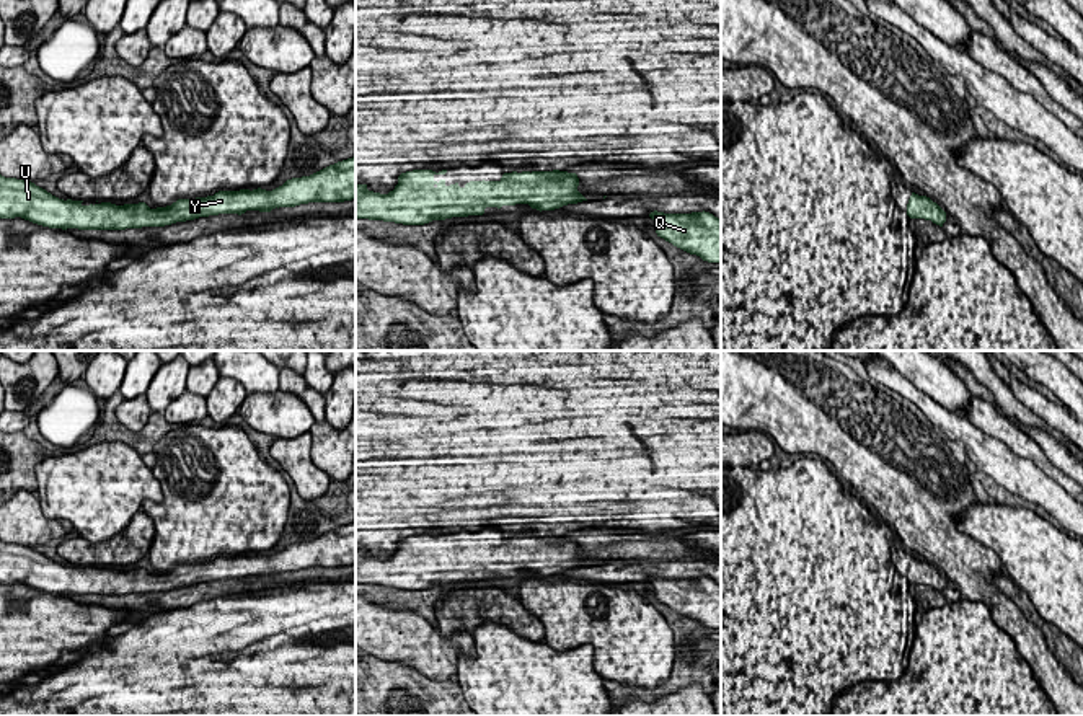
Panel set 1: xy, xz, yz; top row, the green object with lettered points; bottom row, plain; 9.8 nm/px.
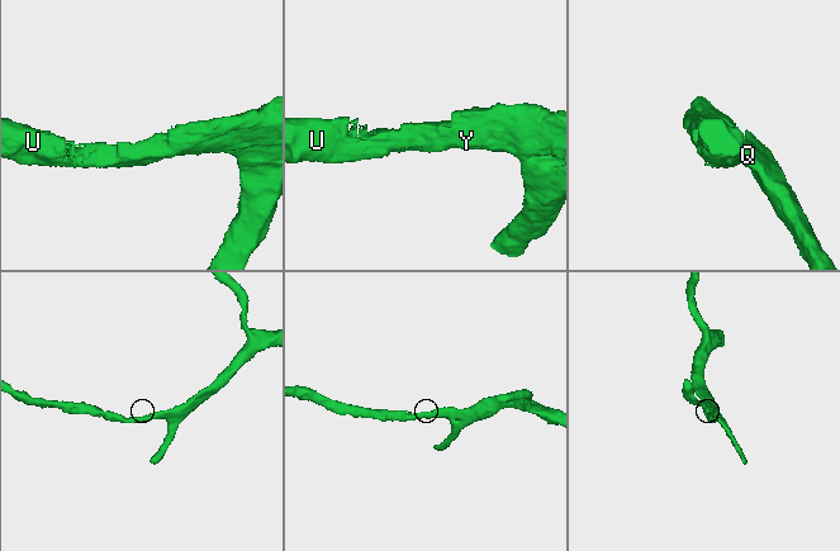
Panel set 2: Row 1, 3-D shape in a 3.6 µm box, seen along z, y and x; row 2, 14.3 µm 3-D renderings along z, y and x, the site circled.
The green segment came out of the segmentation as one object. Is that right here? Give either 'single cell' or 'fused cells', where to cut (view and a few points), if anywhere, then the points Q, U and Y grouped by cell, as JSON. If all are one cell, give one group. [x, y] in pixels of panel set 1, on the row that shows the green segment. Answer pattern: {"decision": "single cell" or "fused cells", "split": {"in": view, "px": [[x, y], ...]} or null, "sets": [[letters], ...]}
{"decision": "single cell", "split": null, "sets": [["Q", "U", "Y"]]}

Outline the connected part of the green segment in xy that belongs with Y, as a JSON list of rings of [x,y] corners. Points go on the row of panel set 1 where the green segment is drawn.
[[[356,157],[329,165],[310,176],[287,179],[282,186],[266,189],[219,191],[214,196],[178,199],[171,206],[150,209],[145,202],[116,206],[98,202],[83,206],[83,201],[59,199],[31,181],[0,175],[0,219],[21,217],[49,228],[78,230],[126,230],[142,227],[165,227],[219,214],[245,214],[246,210],[271,212],[279,207],[295,207],[308,202],[344,202],[356,199]]]

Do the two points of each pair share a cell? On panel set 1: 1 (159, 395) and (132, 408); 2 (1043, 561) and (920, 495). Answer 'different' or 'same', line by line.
1: different
2: different

